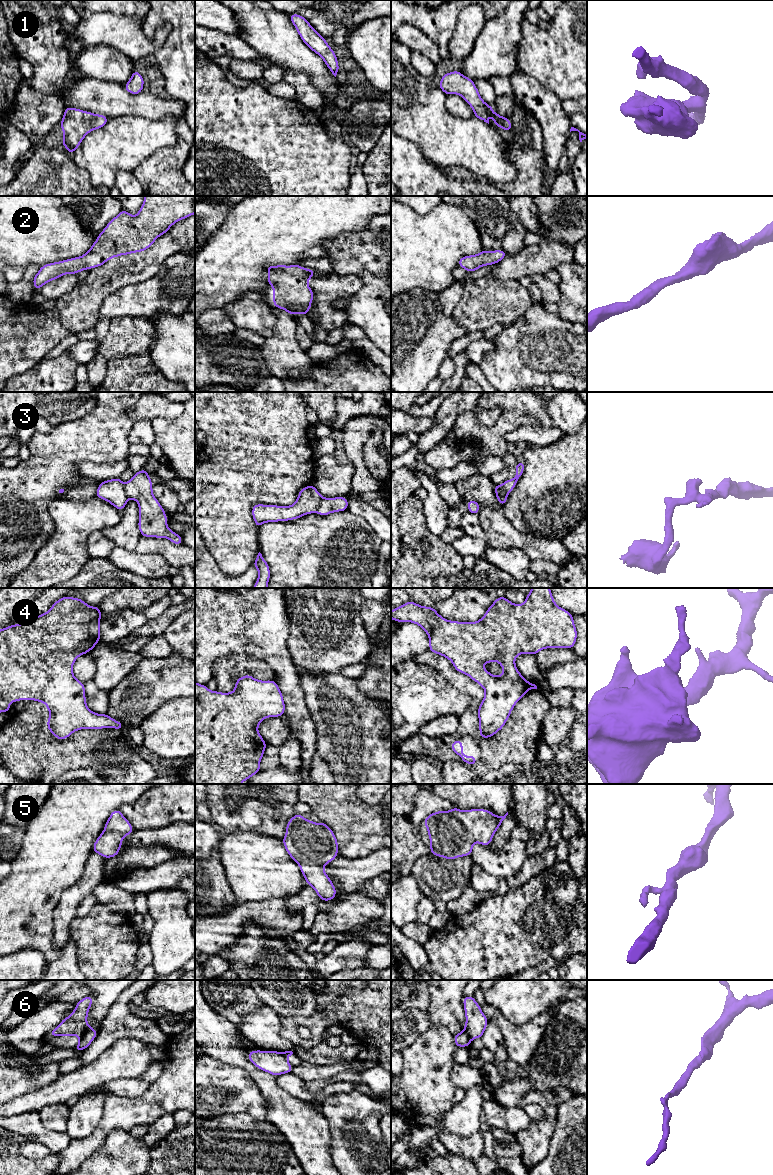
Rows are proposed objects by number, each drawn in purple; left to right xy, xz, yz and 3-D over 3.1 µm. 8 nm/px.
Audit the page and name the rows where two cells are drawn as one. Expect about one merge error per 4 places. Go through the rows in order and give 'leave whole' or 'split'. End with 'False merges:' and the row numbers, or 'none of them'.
1: leave whole
2: leave whole
3: split
4: leave whole
5: leave whole
6: split
False merges: 3, 6

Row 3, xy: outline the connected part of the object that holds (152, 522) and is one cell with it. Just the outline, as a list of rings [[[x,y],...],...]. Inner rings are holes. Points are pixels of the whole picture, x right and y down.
[[[143,468],[141,471],[134,473],[132,479],[124,484],[125,492],[128,499],[134,499],[139,506],[138,527],[143,537],[168,538],[173,544],[183,544],[182,537],[168,528],[166,513],[153,495],[153,483],[149,473]]]

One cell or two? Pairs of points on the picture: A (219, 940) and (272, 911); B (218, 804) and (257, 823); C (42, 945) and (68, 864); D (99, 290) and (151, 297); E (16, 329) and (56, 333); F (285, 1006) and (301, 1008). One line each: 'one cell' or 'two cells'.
A: one cell
B: one cell
C: one cell
D: two cells
E: one cell
F: one cell

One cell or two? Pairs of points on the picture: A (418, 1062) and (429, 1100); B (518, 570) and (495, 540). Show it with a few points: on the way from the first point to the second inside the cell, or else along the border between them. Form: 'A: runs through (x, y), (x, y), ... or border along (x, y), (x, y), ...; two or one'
A: runs through (425, 1071), (425, 1091); one
B: border along (487, 546), (495, 548), (520, 548), (525, 553); two

